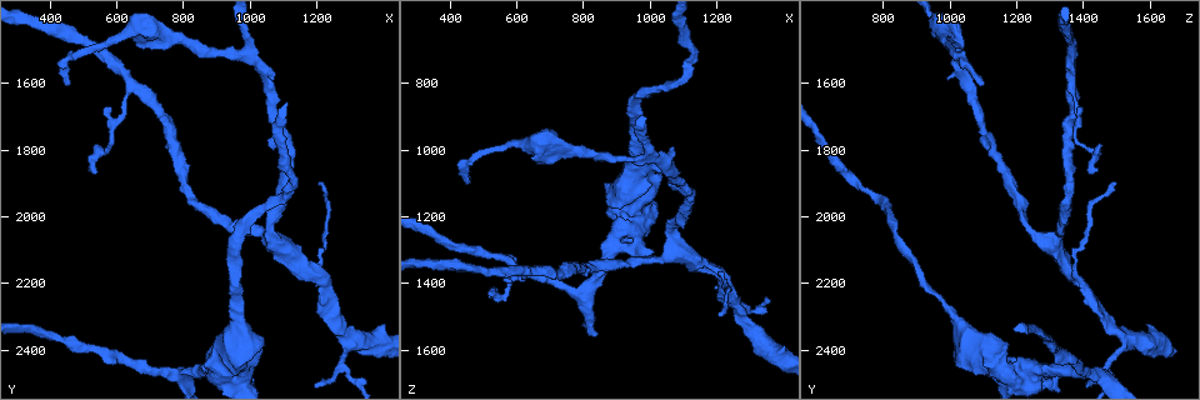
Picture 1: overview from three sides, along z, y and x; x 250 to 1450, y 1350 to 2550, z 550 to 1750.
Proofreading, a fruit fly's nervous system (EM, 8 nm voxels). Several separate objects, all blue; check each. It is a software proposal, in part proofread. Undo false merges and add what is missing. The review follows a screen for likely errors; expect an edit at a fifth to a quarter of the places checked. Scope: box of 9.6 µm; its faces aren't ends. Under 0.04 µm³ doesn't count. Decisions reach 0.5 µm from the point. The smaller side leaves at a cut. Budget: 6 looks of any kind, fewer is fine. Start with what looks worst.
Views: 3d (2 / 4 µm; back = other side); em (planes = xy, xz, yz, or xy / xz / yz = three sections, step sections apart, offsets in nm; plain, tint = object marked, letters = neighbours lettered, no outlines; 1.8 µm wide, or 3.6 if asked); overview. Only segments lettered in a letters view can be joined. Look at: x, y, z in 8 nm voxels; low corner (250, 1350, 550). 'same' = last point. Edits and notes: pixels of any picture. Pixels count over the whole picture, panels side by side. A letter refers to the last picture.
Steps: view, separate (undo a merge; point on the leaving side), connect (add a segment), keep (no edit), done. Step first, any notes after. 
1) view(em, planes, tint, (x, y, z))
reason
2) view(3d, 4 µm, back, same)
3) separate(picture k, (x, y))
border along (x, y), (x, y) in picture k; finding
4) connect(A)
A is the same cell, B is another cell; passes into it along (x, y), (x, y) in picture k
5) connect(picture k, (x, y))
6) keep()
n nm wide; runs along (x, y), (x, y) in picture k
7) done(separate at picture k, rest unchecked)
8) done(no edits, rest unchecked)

view(em, planes, letters, (450, 1610, 1090))
tapers out

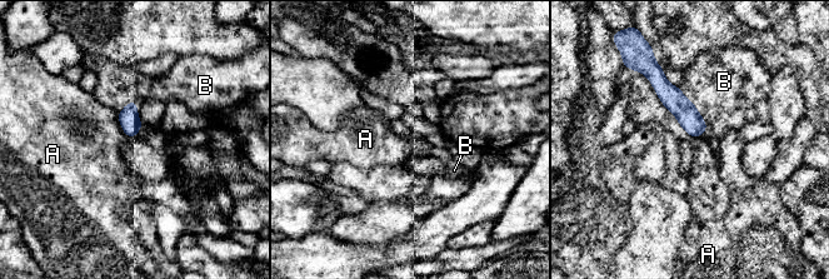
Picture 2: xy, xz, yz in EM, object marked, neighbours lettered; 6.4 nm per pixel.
keep()
B touches over 300 nm; A and B are other cells; runs along (652, 76), (685, 111), (700, 133) in picture 2; no lettered segment goes on from it

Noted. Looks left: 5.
view(3d, 2 µm, (770, 1460, 990))
calibre changes

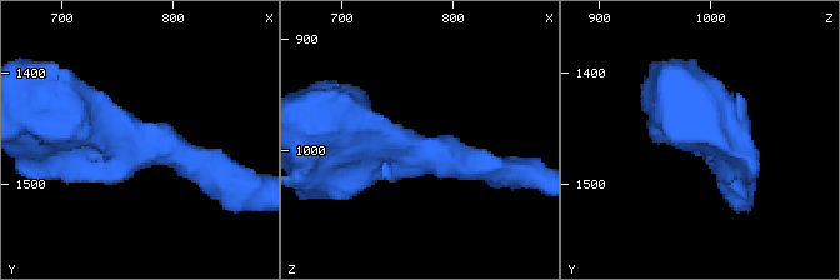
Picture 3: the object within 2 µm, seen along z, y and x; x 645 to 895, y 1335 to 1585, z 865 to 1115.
view(em, 3.6 µm, planes, letters, (770, 1460, 998))
arms of 220, 480 nm; now the EM

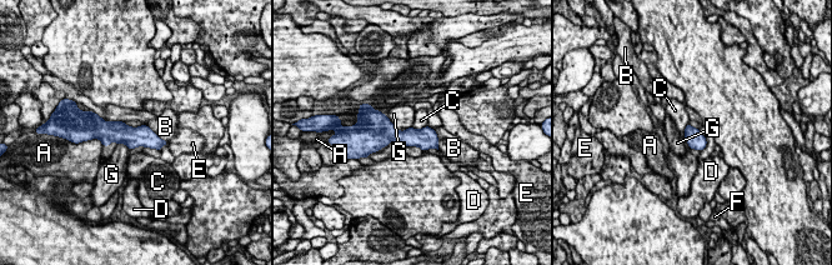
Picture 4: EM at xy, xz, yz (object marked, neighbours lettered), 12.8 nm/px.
keep()
240 nm wide; A, B, C, D, E, F and G are other cells; runs along (96, 134), (145, 136), (160, 143) in picture 4; all the same cell

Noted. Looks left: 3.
view(em, planes, letters, (1140, 2190, 1360))
free end

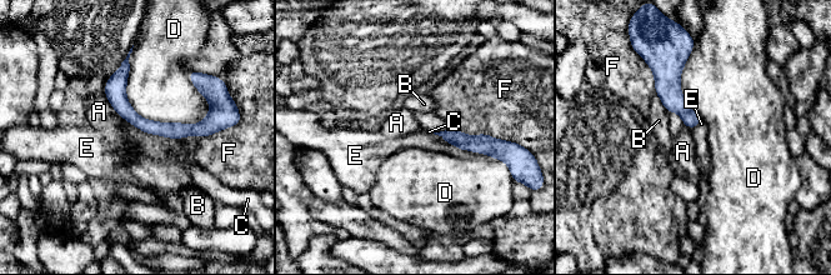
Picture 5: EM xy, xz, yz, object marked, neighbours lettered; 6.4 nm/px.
keep()
A, B, C, D, E and F are other cells; no lettered segment goes on from it

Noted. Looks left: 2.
done(no edits, rest unchecked)

